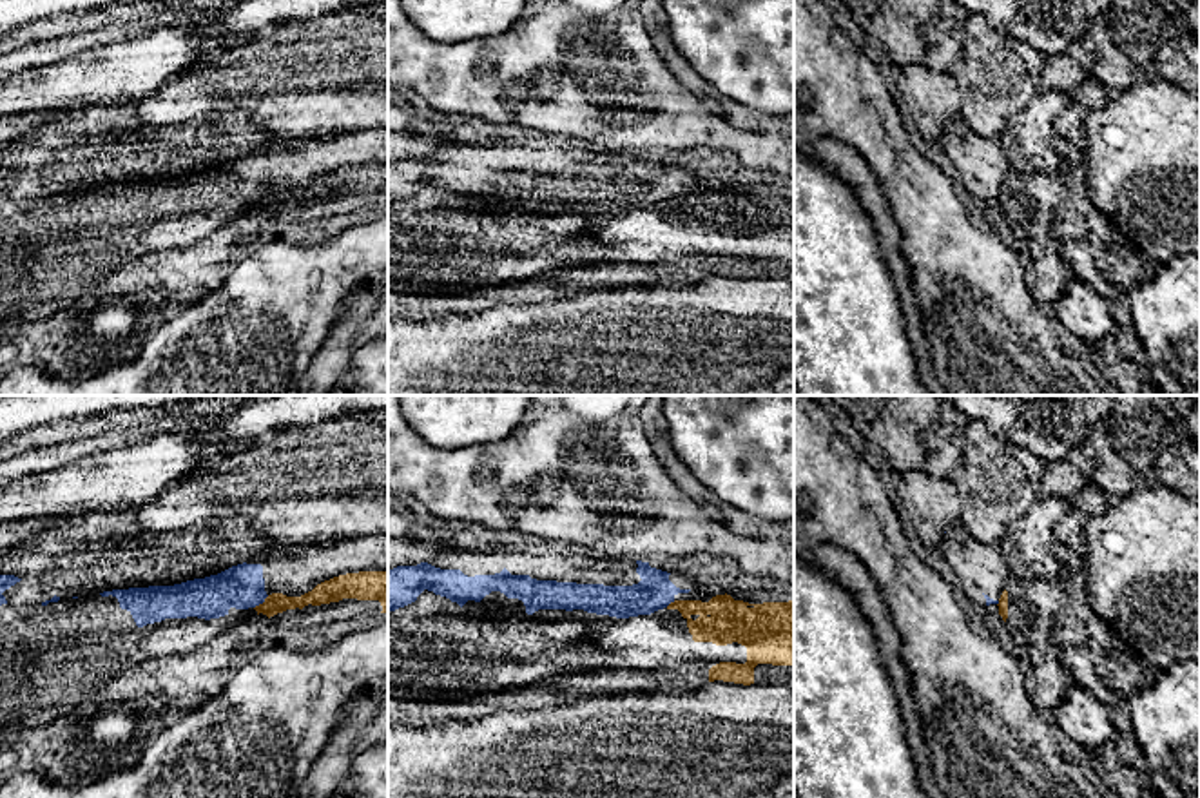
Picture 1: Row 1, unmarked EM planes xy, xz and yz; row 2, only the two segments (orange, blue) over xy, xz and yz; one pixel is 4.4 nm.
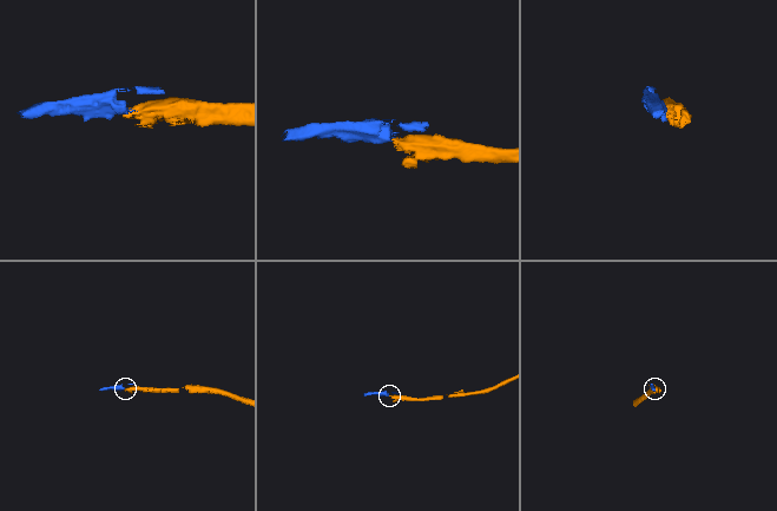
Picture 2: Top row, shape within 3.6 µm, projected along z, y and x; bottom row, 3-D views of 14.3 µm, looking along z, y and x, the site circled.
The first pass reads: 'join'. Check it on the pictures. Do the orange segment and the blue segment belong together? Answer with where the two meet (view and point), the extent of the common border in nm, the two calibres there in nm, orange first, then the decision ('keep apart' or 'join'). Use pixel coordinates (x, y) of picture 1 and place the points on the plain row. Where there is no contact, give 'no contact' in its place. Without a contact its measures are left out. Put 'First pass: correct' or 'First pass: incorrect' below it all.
xy (263, 196) | 90 nm | 90/200 nm | keep apart
First pass: incorrect

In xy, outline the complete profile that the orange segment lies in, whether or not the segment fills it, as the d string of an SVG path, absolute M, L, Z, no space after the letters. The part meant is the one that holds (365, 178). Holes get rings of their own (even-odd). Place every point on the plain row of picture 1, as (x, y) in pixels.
M359 165L334 170L317 178L312 185L301 190L286 190L272 187L263 198L254 203L268 212L286 203L303 203L305 200L321 200L339 196L343 192L379 194L381 207L388 207L388 165Z

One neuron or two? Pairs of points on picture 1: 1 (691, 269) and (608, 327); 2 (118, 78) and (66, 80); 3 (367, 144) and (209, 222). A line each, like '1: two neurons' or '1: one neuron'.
1: two neurons
2: one neuron
3: one neuron

